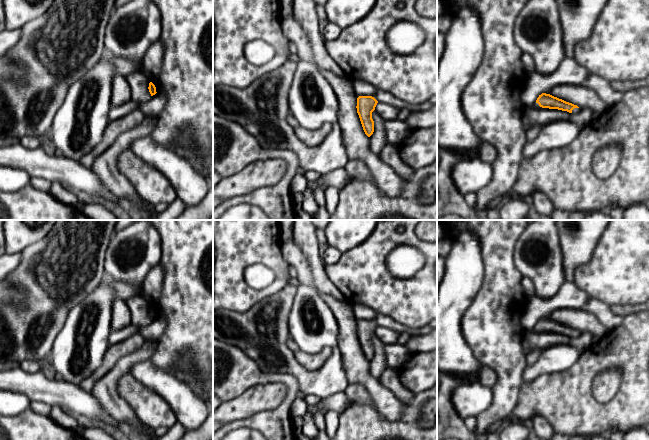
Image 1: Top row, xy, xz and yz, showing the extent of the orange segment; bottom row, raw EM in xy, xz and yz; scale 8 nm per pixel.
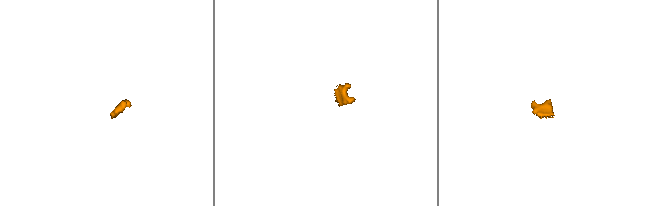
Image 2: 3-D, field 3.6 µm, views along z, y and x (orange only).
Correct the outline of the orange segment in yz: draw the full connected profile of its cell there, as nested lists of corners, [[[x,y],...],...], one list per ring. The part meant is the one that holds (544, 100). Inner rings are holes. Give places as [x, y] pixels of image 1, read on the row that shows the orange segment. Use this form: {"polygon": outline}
{"polygon": [[[542,93],[541,95],[539,95],[532,107],[536,109],[558,109],[562,111],[567,111],[569,113],[577,113],[579,111],[579,107],[577,105],[566,102],[562,99],[546,93]]]}

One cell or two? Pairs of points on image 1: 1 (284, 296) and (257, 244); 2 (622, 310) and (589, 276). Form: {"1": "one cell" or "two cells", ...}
{"1": "two cells", "2": "two cells"}

